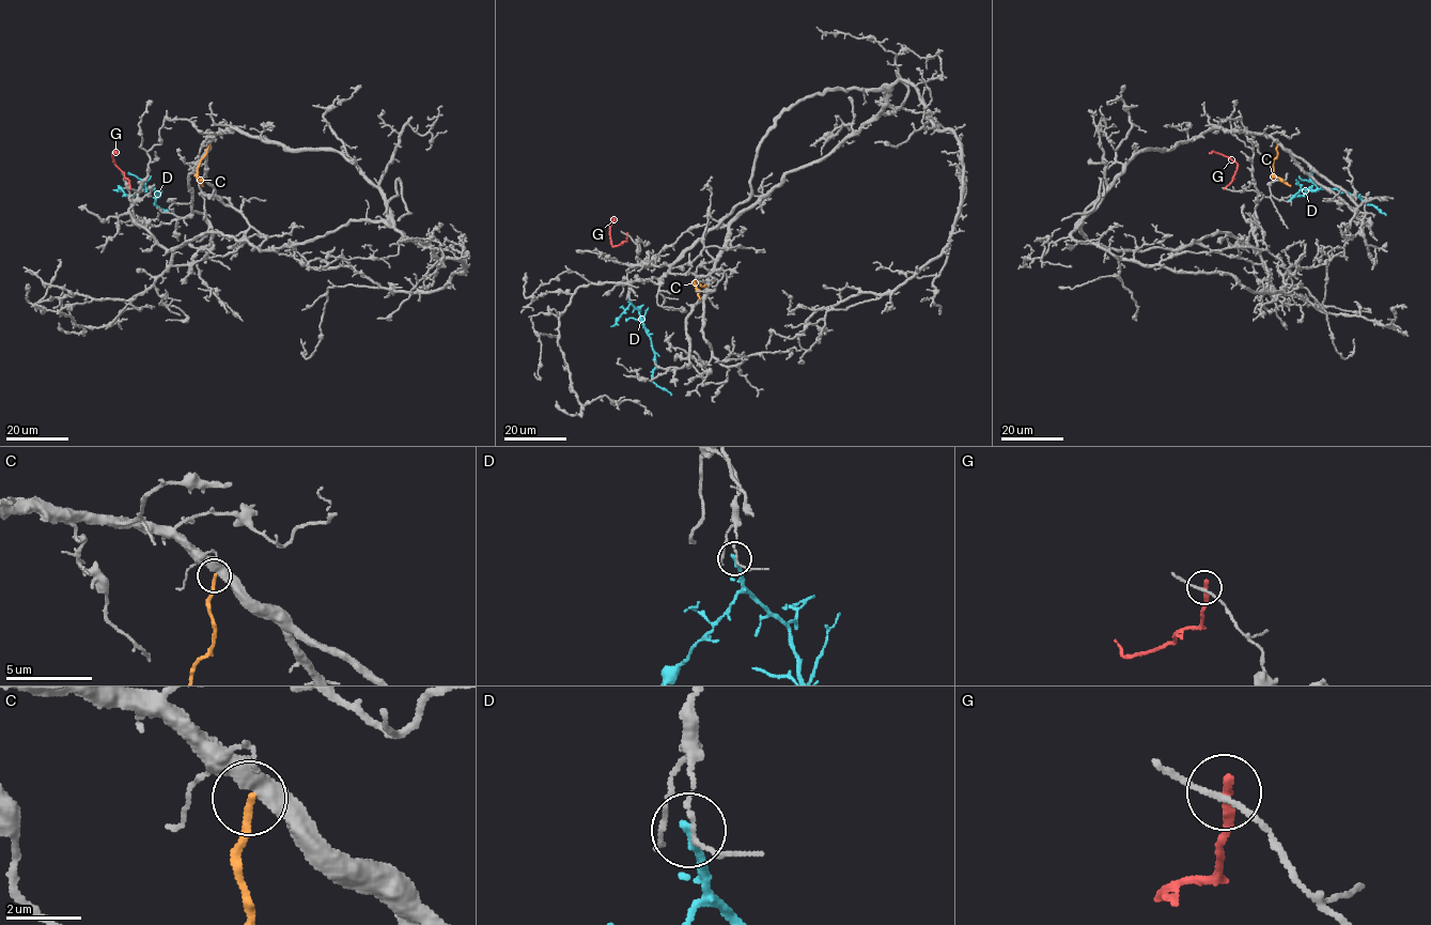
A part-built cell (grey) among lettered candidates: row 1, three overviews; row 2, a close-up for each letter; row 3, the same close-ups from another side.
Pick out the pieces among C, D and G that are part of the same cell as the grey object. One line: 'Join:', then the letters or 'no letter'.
Join: no letter

